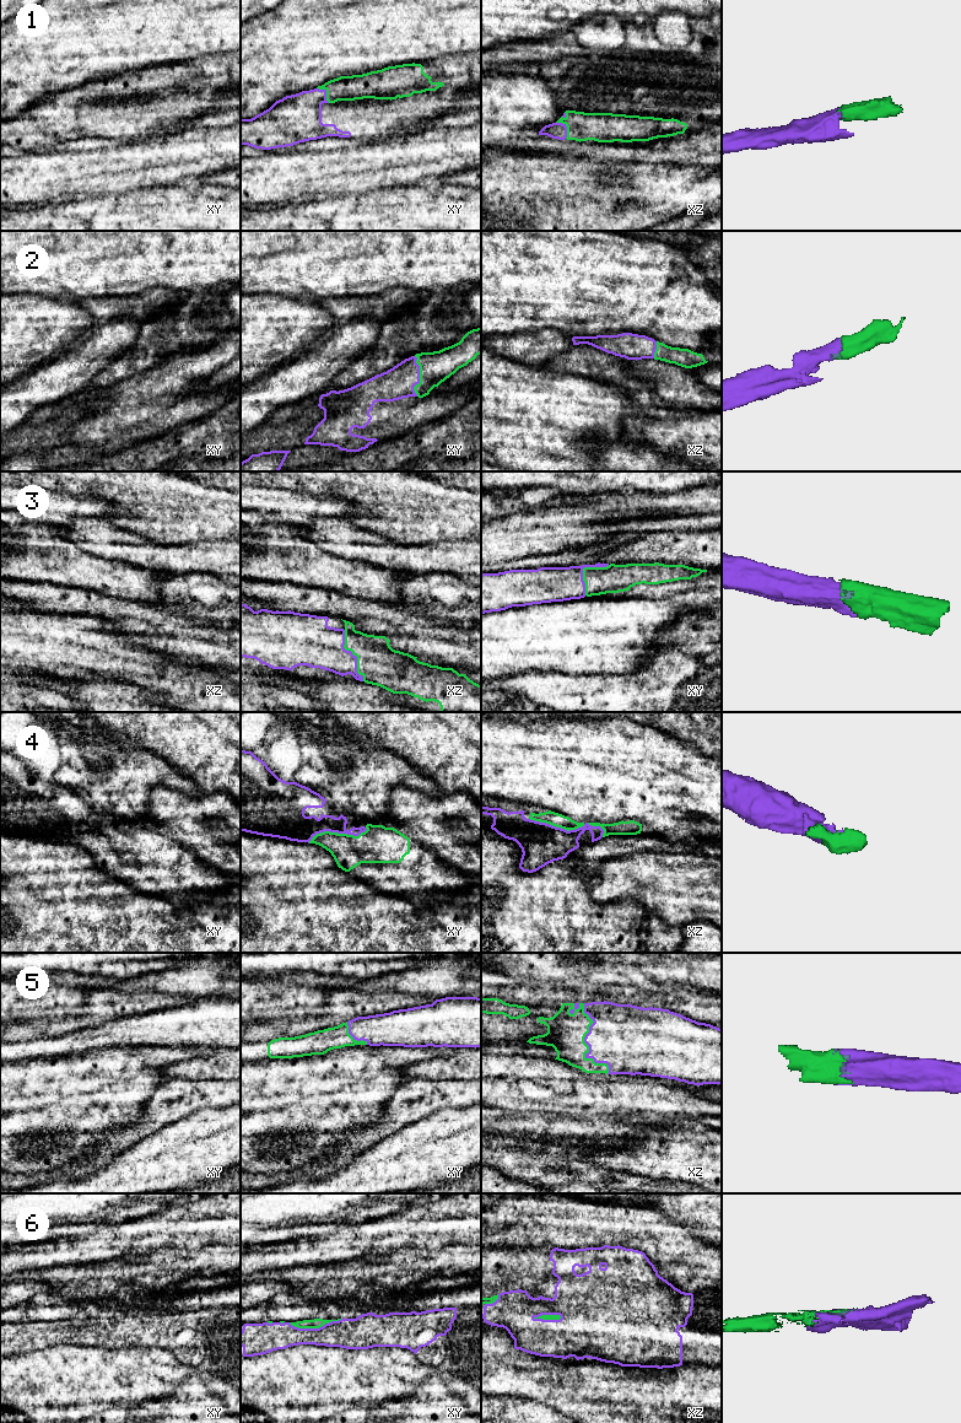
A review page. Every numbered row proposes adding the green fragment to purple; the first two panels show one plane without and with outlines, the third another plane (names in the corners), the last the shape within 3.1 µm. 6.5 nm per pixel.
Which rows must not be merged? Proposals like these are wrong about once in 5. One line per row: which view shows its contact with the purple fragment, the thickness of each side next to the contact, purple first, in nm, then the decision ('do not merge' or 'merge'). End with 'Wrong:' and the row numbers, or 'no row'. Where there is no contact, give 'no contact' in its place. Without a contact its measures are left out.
1: contact in xz; calibres 110 and 190 nm; merge
2: contact in xy; calibres 200 and 200 nm; merge
3: contact in xz; calibres 300 and 260 nm; merge
4: contact in xy; calibres 170 and 220 nm; merge
5: contact in xz; calibres 420 and 240 nm; merge
6: contact in xz; calibres 340 and 30 nm; merge
Wrong: no row

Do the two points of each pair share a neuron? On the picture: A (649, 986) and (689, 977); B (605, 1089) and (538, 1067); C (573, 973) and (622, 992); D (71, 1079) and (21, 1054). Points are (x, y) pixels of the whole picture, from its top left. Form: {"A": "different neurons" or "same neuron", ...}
{"A": "same neuron", "B": "same neuron", "C": "different neurons", "D": "different neurons"}

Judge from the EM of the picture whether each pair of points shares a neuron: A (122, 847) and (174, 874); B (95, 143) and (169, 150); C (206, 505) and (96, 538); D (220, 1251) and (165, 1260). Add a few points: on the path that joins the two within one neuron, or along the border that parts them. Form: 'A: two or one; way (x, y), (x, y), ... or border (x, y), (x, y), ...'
A: one; way (135, 861), (149, 874), (161, 874)
B: one; way (112, 161), (117, 166), (151, 166)
C: two; border (109, 522), (115, 527), (151, 539)
D: one; way (206, 1260), (178, 1260)

